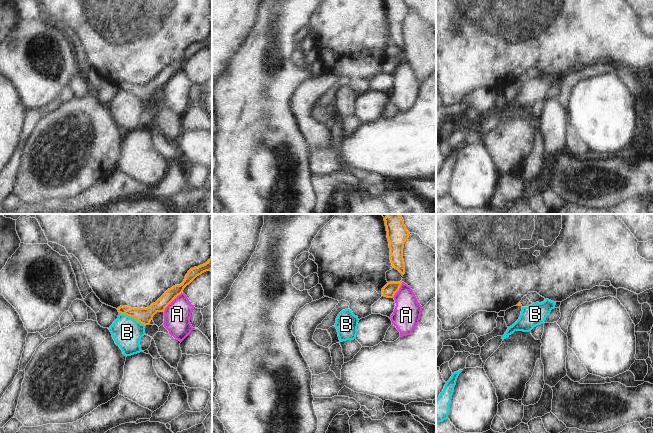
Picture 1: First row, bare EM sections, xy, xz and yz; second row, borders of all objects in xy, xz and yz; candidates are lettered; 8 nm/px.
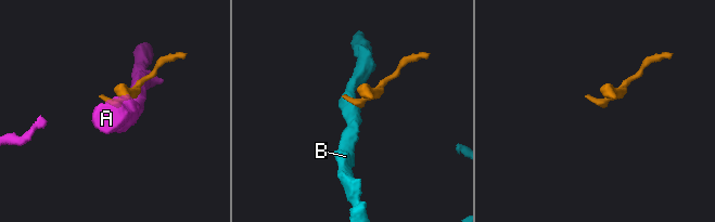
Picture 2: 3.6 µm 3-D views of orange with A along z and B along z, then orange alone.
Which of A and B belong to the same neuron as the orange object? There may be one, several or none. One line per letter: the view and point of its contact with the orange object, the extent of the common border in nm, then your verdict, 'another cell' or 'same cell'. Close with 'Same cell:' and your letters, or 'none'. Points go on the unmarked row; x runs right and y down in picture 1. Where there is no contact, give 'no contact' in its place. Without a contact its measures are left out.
A: contact xy (172, 76); length 220 nm; another cell
B: contact xy (132, 93); length 240 nm; another cell
Same cell: none

